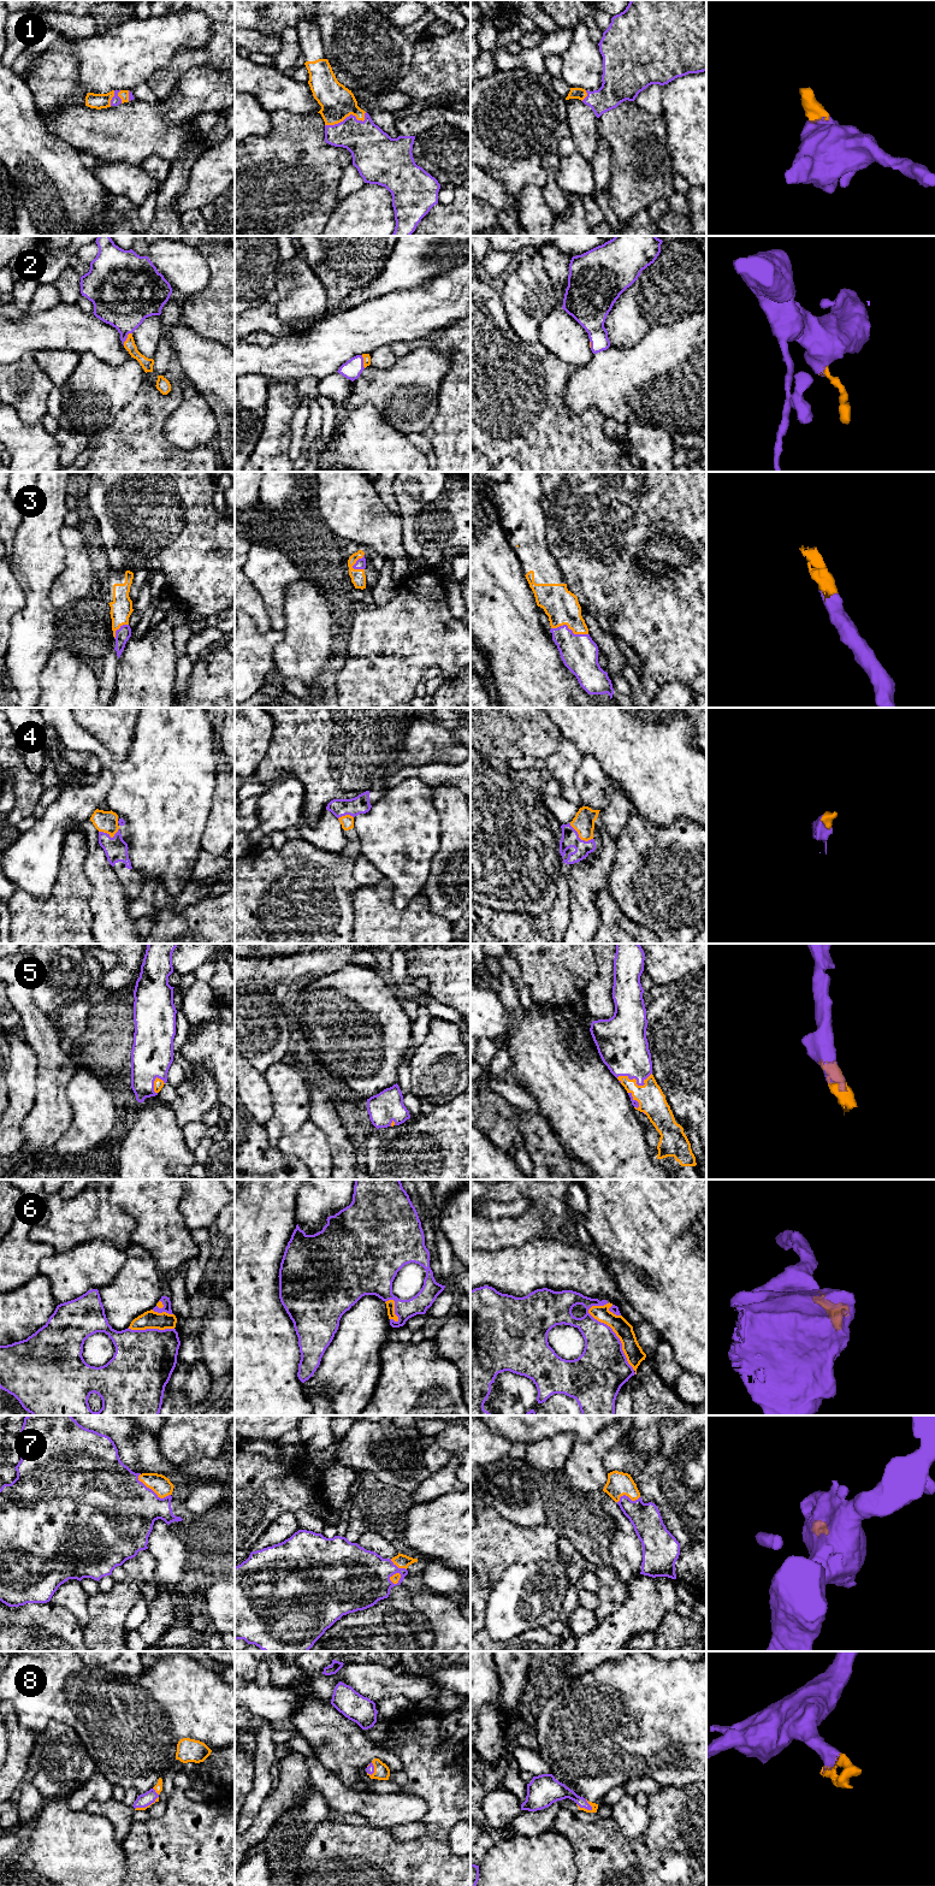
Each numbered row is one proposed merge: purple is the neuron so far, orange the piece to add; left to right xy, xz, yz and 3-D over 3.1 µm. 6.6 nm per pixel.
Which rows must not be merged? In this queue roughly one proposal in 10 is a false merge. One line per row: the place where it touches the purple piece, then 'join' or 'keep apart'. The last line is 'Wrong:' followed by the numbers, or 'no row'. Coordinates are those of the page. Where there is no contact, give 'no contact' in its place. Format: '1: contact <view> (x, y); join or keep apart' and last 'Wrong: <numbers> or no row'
1: contact xz (349, 116); join
2: contact xy (126, 337); join
3: contact yz (568, 628); join
4: contact yz (578, 837); join
5: contact yz (637, 1081); join
6: contact yz (615, 1335); join
7: contact xy (151, 1489); join
8: contact yz (585, 1808); join
Wrong: no row

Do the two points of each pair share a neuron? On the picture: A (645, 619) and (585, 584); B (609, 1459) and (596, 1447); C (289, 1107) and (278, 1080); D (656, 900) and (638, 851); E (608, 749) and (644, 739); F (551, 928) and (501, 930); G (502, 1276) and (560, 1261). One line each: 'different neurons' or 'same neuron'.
A: same neuron
B: different neurons
C: same neuron
D: same neuron
E: same neuron
F: same neuron
G: same neuron

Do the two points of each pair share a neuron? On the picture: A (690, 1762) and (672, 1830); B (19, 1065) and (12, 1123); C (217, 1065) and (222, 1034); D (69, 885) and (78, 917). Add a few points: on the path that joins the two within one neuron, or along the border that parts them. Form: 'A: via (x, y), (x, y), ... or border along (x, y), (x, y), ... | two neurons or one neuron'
A: border along (693, 1783), (680, 1787), (662, 1786) | two neurons
B: via (19, 1080), (19, 1105), (17, 1109) | one neuron
C: via (222, 1058), (222, 1041) | one neuron
D: via (70, 893), (70, 909) | one neuron

